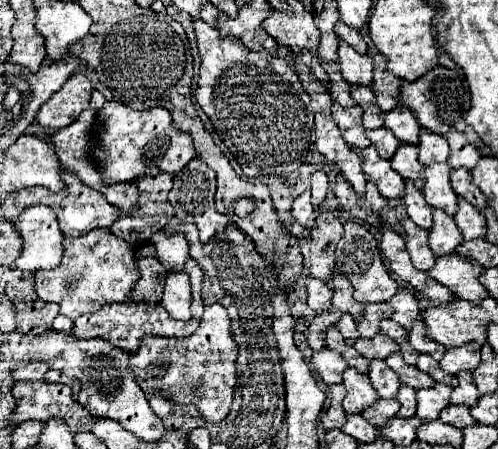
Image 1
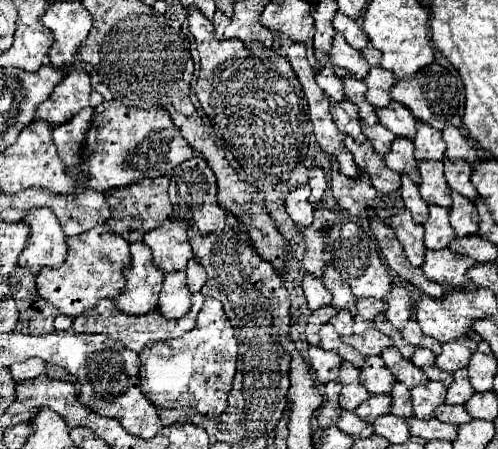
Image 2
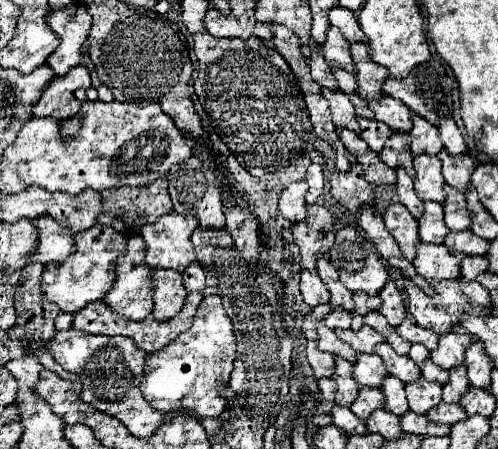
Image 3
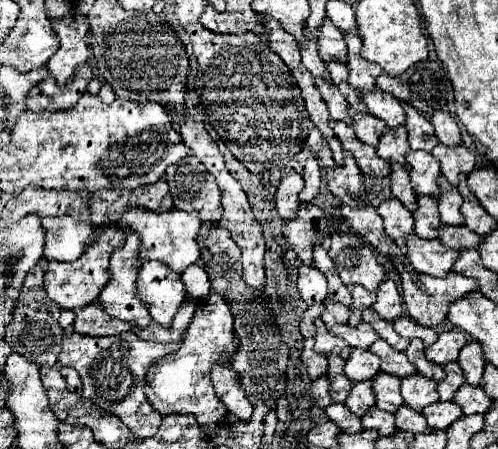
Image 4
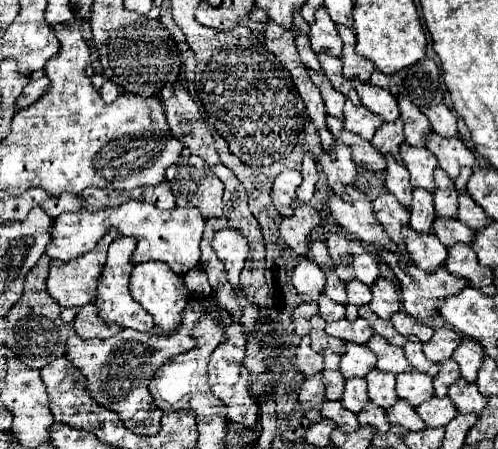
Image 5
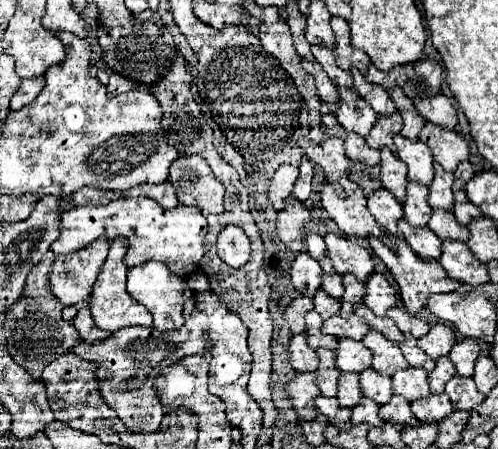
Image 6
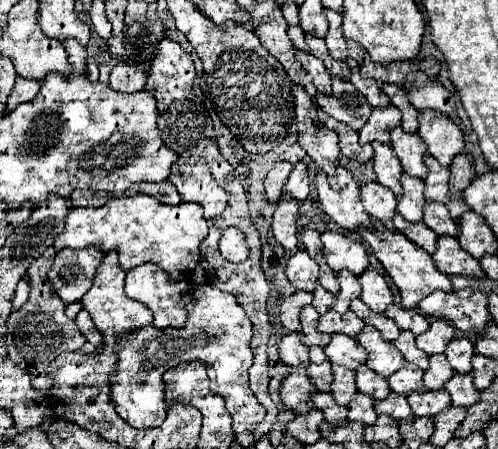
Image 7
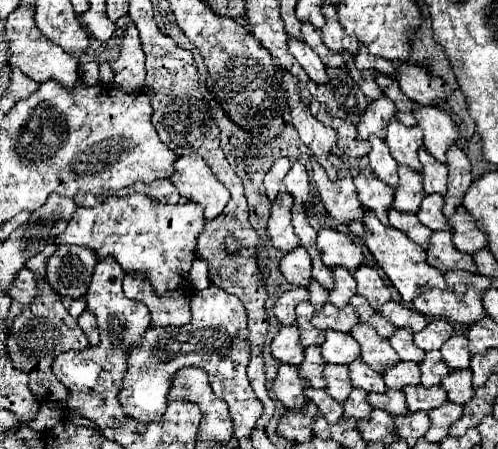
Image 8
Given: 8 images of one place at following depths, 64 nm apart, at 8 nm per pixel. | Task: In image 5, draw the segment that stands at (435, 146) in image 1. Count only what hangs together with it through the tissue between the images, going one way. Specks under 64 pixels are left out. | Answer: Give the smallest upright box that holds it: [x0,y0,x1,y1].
[396,96,432,146]

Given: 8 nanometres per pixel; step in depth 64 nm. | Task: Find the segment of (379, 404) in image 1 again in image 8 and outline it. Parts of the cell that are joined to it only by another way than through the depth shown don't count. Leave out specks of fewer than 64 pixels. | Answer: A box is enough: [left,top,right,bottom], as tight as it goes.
[324,364,352,402]

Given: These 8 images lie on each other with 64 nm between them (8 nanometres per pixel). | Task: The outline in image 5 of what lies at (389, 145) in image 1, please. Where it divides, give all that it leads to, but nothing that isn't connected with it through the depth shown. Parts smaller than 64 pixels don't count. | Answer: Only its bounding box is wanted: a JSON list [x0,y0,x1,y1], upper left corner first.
[342,98,382,140]

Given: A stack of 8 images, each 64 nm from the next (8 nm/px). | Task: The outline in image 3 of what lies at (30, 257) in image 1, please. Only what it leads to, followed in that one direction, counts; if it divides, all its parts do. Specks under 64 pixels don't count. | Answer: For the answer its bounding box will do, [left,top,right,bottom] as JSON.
[34,216,76,264]

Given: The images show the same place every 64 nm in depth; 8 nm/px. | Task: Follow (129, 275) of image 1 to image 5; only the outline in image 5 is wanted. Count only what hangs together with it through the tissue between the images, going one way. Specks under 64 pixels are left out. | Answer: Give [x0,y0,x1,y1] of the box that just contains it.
[46,230,118,308]

